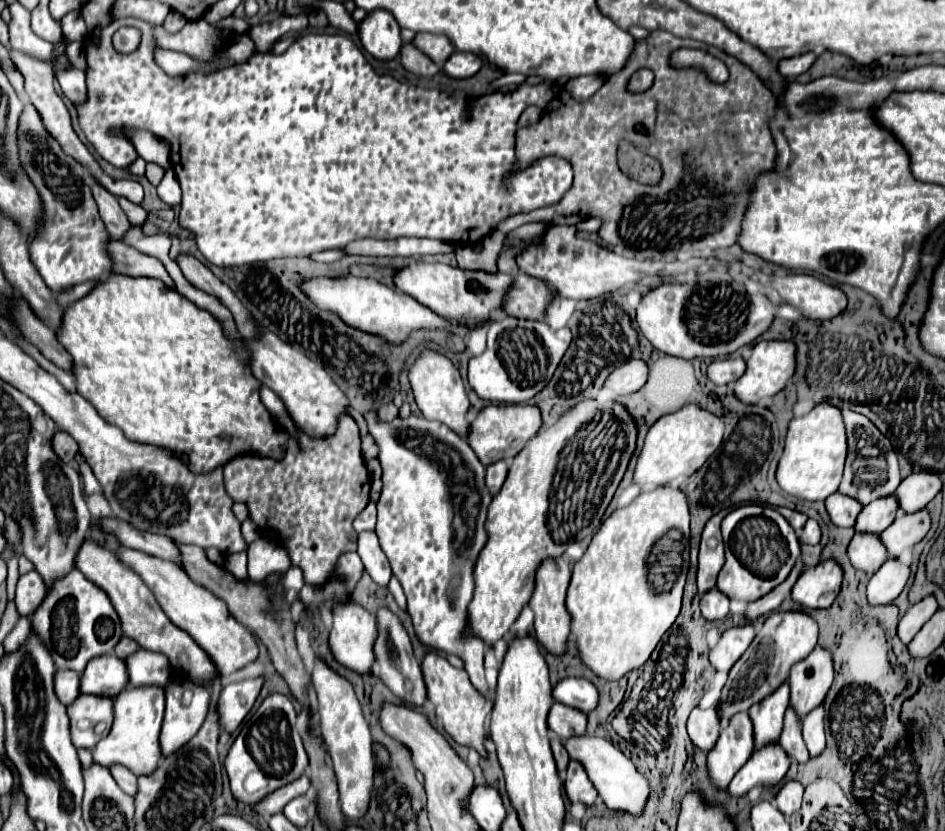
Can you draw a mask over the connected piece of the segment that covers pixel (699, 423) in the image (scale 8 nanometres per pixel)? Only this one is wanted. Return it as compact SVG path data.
M687 403L679 411L661 417L649 429L645 447L641 449L639 463L635 469L635 483L639 483L643 489L655 489L677 479L677 483L683 485L697 469L705 465L705 461L717 451L721 441L723 441L721 417L695 403Z

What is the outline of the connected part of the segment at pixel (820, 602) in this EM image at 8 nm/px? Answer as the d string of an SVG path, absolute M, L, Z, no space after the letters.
M825 559L797 579L793 599L807 607L831 607L843 583L843 567L835 559Z

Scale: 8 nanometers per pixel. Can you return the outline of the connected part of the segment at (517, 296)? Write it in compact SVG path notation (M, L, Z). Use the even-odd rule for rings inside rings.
M517 275L505 295L501 311L505 315L539 321L543 319L543 313L551 301L553 297L549 297L549 289L545 289L541 281L533 281L531 277Z

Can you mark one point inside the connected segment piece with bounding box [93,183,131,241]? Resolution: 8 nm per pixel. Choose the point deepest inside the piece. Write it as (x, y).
(116, 223)

